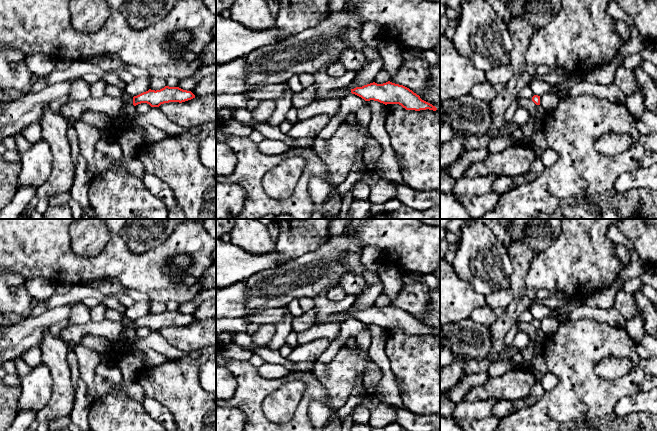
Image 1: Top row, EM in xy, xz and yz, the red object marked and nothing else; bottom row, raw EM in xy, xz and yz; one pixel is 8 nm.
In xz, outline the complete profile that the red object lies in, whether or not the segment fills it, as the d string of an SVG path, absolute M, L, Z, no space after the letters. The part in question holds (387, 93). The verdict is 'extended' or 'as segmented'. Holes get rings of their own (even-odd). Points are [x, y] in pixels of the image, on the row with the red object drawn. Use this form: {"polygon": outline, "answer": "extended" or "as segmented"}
{"polygon": "M390 81L383 84L373 82L362 87L356 87L351 89L351 93L365 101L374 100L385 105L399 104L406 110L437 110L435 106L422 100L419 95L409 88Z", "answer": "as segmented"}

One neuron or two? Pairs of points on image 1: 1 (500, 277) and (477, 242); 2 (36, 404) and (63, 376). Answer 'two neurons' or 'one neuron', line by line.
1: one neuron
2: two neurons

